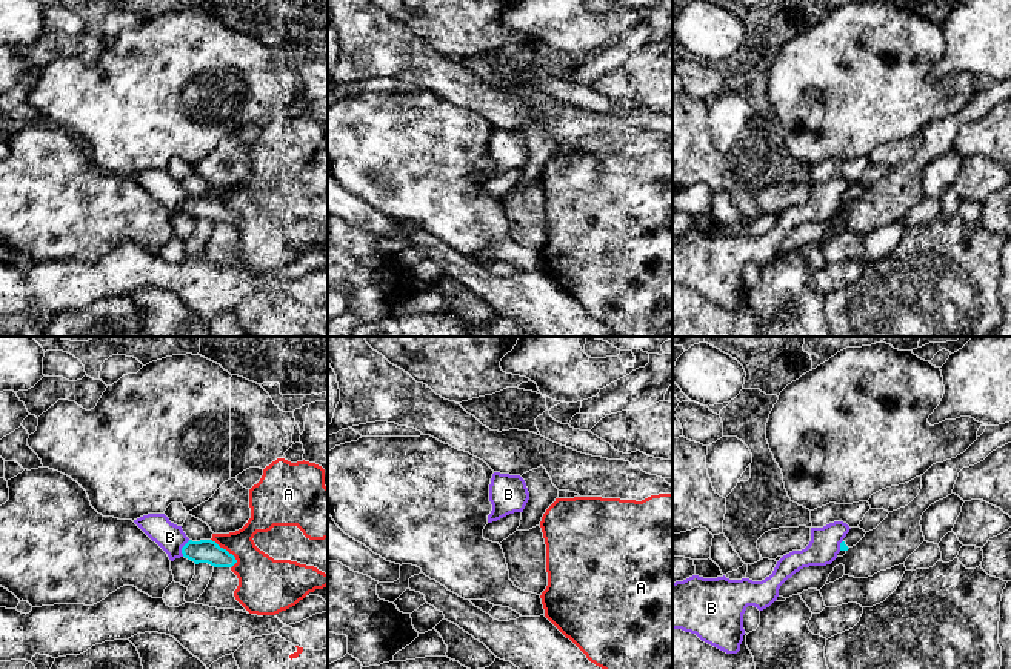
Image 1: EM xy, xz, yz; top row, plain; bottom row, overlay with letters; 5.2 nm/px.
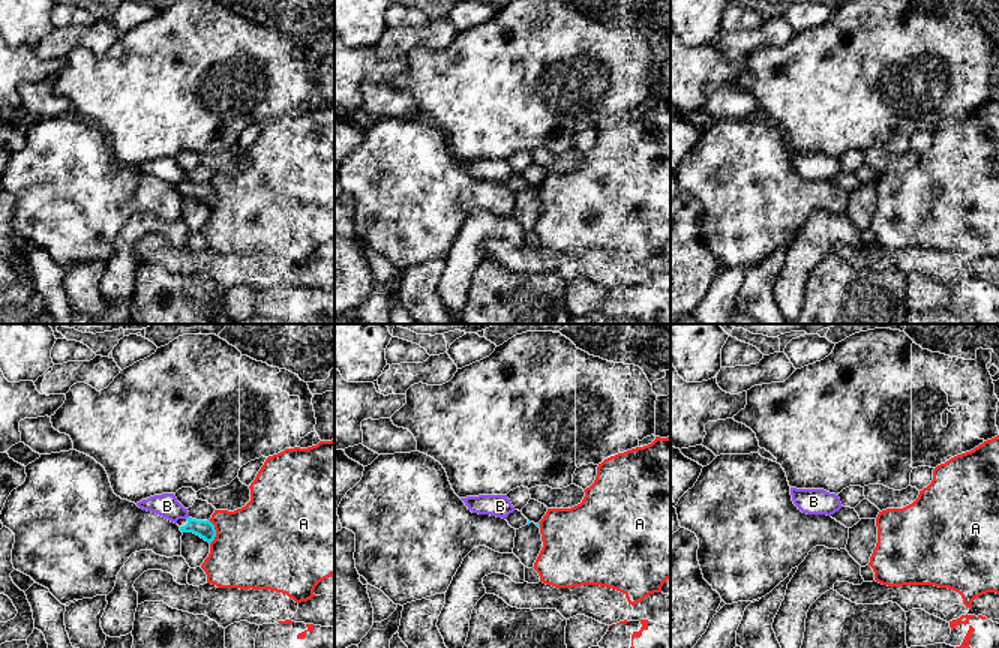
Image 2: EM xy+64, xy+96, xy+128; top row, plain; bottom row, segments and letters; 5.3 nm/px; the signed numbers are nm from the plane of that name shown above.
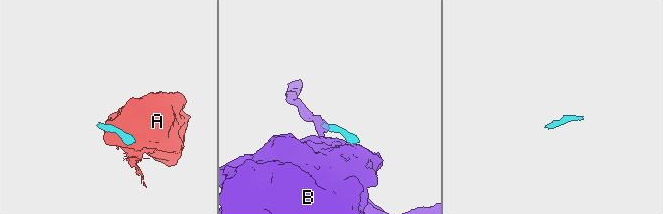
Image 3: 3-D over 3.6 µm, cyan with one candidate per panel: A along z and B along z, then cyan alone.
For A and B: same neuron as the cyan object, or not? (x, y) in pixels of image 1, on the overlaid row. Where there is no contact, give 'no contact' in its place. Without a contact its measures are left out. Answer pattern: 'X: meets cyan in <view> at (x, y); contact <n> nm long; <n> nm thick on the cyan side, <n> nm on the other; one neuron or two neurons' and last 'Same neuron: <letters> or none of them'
A: meets cyan in xy at (226, 551); contact 190 nm long; 130 nm thick on the cyan side, 260 nm on the other; two neurons
B: meets cyan in xy at (182, 548); contact 100 nm long; 130 nm thick on the cyan side, 150 nm on the other; two neurons
Same neuron: none of them

